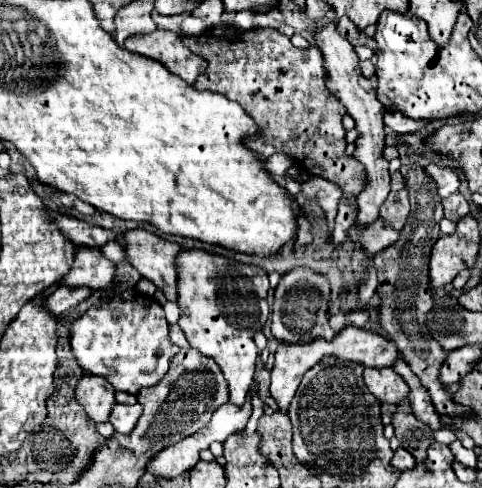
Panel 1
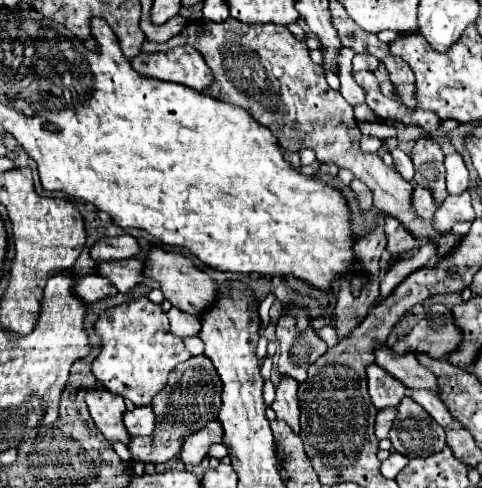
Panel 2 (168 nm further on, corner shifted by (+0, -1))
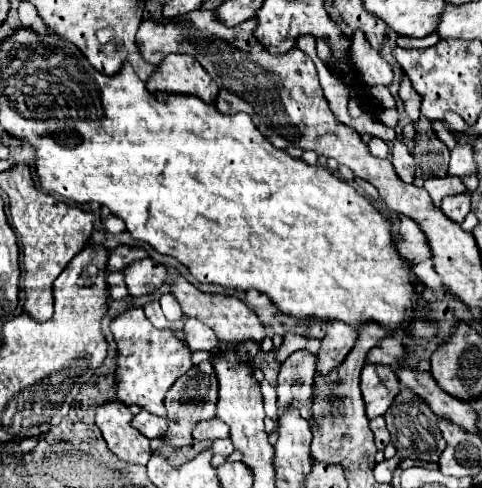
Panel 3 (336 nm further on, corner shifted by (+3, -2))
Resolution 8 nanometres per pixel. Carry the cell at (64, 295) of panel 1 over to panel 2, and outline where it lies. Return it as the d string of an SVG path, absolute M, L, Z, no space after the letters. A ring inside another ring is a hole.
M98 274L84 276L82 280L78 280L78 284L76 284L74 290L76 290L76 294L78 294L84 302L88 302L88 304L118 294L116 286L112 286L112 282L110 282L108 278L98 276Z

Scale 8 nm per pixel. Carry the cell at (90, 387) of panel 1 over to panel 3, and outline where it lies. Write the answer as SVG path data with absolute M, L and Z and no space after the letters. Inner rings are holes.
M103 401L95 409L95 423L107 447L123 461L147 465L151 457L149 439L131 427L131 411L121 401Z

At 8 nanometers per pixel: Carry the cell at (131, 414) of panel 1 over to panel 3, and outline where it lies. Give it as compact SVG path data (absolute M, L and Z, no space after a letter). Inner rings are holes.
M139 411L135 417L133 417L133 427L143 433L145 437L149 439L155 439L155 437L161 437L165 431L167 431L167 419L165 417L157 417L157 415L151 415L147 411Z

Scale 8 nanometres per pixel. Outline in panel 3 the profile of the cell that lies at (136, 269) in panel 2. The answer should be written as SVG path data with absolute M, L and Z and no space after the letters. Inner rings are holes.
M143 259L141 263L133 263L133 267L125 267L123 271L129 295L149 295L155 293L163 283L167 283L165 267L155 263L153 259Z

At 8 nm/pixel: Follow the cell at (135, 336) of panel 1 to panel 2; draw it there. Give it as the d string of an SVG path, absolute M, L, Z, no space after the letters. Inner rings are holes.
M146 296L102 312L94 330L102 342L100 356L92 364L94 376L112 394L132 400L134 406L150 406L154 394L166 386L170 370L192 356L182 338L170 332L170 324L162 308L150 302Z

